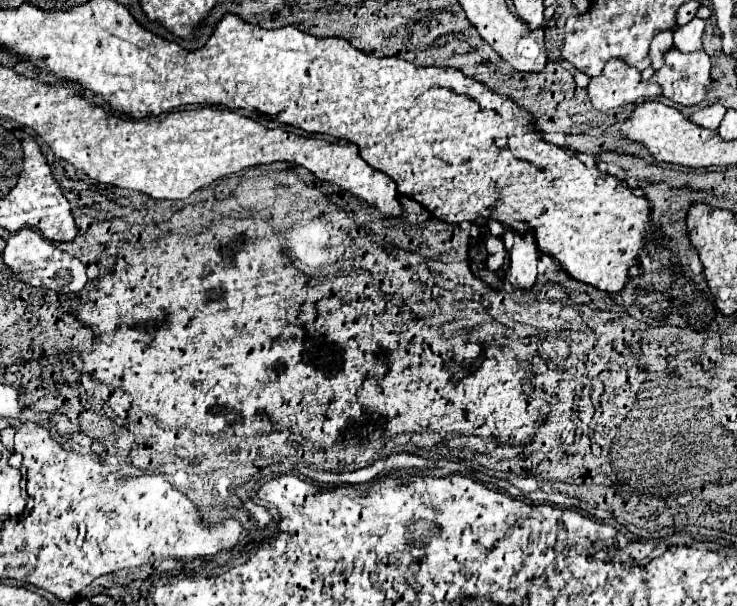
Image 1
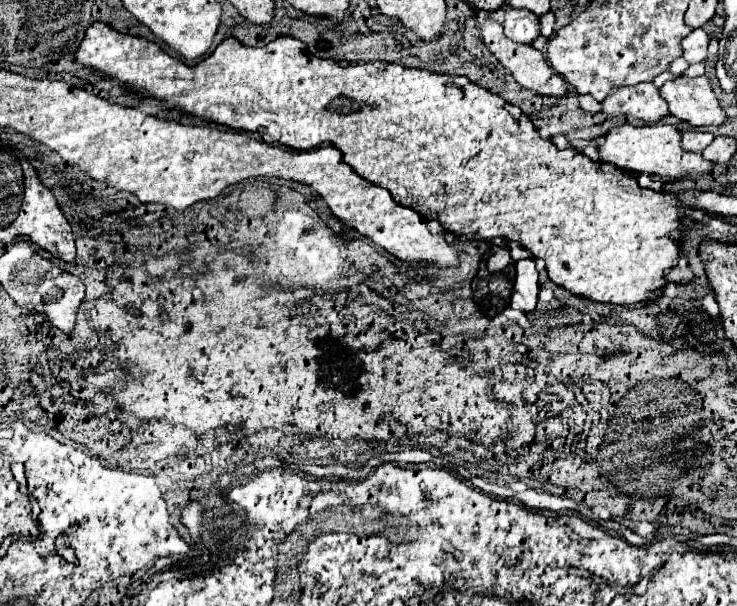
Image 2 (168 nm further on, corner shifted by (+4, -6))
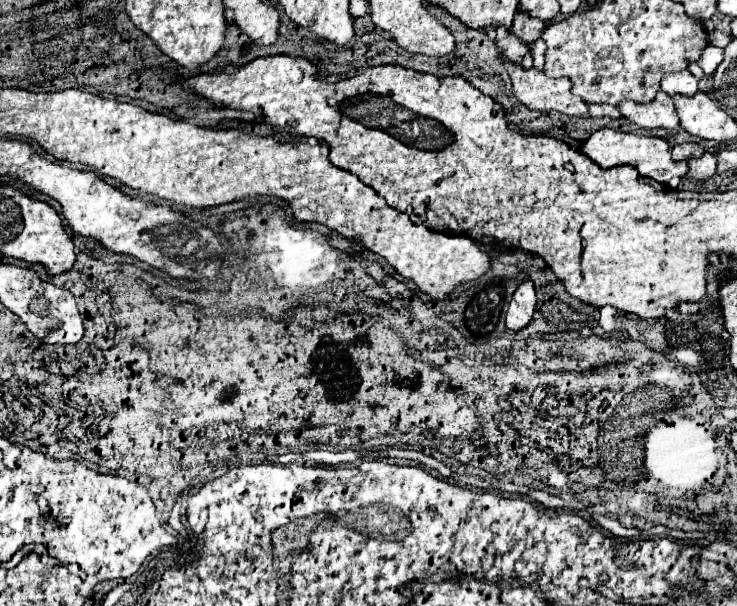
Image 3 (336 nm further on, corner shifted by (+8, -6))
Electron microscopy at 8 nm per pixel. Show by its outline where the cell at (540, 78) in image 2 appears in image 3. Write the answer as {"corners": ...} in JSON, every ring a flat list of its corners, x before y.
{"corners":[[504,62,516,98,530,110,556,110,566,116,588,118,588,104,580,96,572,94,572,82,568,78,548,78,544,72,530,68,524,70,518,64]]}

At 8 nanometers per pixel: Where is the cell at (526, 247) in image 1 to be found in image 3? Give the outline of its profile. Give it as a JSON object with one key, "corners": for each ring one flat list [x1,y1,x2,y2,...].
{"corners":[[526,280,518,286,518,290,512,296,510,308,506,312,506,328,512,330,512,332,518,332,524,326,528,326,530,320,532,320,534,308,536,308,534,284,530,280]]}

